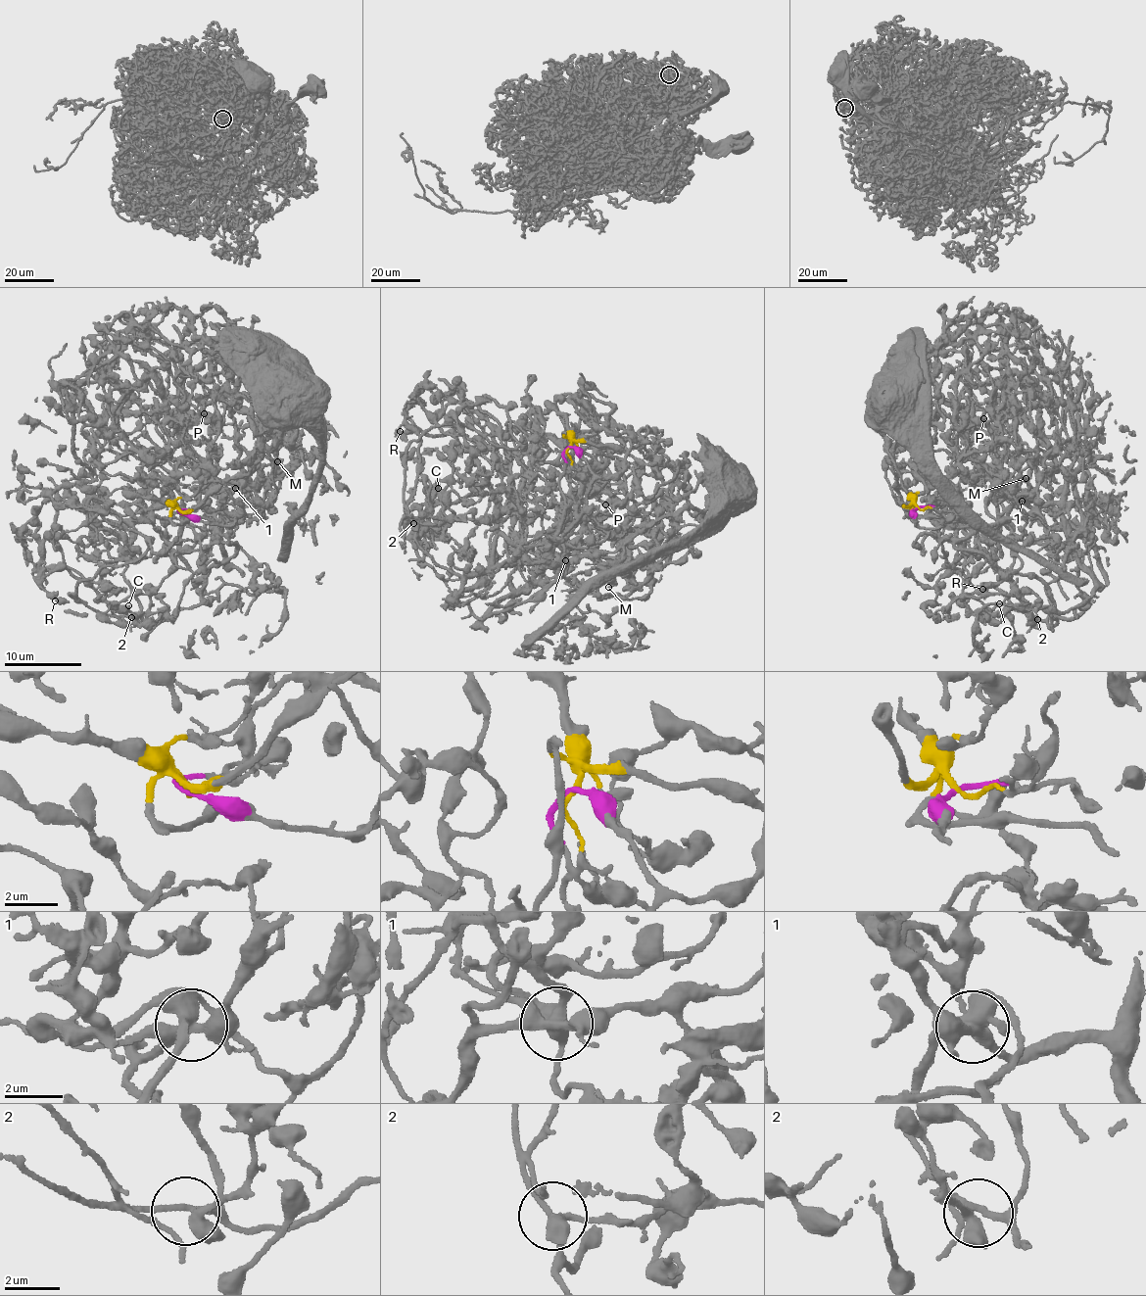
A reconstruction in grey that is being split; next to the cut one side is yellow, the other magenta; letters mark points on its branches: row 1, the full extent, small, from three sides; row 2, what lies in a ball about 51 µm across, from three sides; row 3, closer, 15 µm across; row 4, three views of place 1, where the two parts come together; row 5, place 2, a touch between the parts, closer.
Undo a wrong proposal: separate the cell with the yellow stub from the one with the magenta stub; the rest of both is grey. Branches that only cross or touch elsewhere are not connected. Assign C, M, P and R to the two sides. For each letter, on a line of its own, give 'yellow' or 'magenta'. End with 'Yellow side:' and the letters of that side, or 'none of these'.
C: yellow
M: yellow
P: yellow
R: yellow
Yellow side: C, M, P, R

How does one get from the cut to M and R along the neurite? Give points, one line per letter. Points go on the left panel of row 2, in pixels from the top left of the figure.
M: (181, 512), (170, 511), (171, 520), (223, 522), (216, 513), (238, 481), (265, 501), (278, 483), (276, 460)
R: (181, 512), (171, 520), (212, 520), (237, 543), (198, 603), (144, 621), (68, 594), (55, 600)

